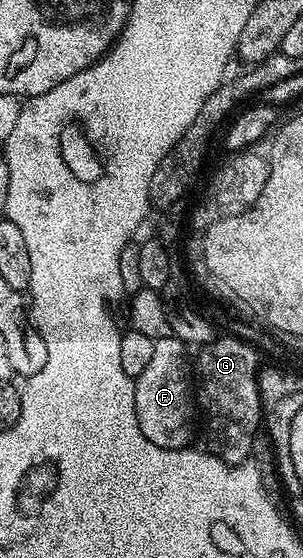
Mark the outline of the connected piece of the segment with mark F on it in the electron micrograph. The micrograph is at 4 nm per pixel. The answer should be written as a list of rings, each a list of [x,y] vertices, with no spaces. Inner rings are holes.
[[[158,335],[150,364],[135,377],[135,414],[143,438],[160,448],[190,447],[193,436],[193,396],[189,393],[189,376],[185,373],[187,346],[178,336]]]

